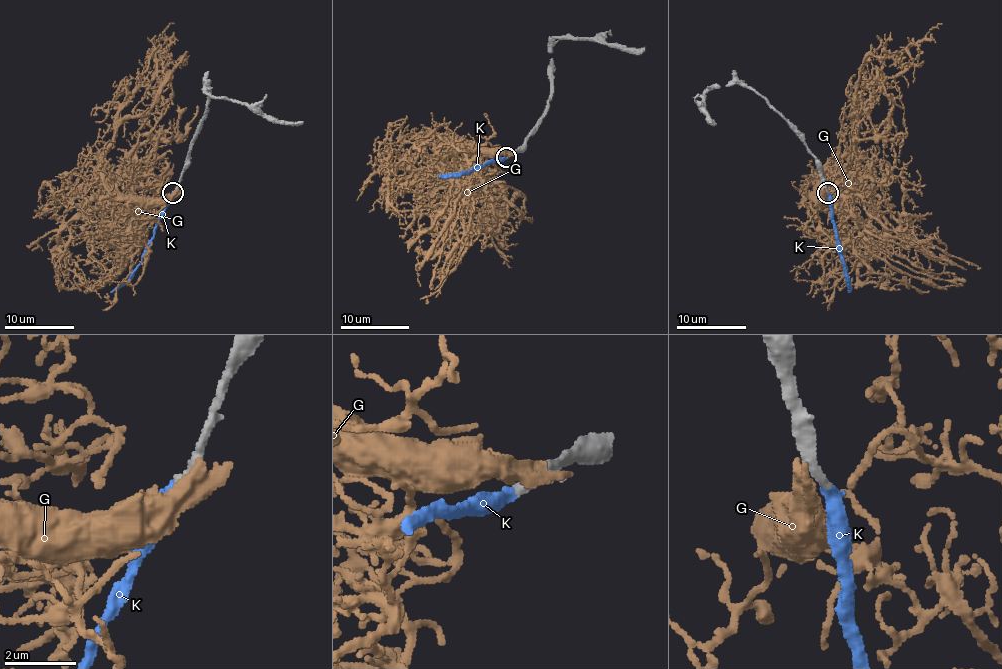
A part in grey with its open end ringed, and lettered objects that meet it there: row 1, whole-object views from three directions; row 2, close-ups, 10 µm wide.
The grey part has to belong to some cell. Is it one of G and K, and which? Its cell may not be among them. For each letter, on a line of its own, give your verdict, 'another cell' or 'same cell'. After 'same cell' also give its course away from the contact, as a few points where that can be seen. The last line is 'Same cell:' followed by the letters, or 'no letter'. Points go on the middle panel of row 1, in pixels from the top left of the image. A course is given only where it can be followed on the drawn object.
G: another cell
K: same cell; it runs (505, 158), (438, 177)
Same cell: K

